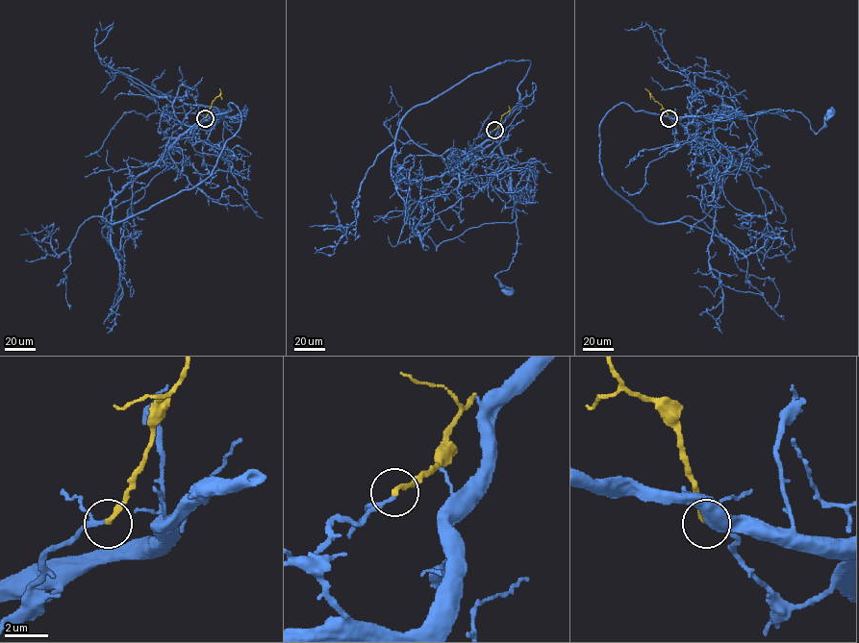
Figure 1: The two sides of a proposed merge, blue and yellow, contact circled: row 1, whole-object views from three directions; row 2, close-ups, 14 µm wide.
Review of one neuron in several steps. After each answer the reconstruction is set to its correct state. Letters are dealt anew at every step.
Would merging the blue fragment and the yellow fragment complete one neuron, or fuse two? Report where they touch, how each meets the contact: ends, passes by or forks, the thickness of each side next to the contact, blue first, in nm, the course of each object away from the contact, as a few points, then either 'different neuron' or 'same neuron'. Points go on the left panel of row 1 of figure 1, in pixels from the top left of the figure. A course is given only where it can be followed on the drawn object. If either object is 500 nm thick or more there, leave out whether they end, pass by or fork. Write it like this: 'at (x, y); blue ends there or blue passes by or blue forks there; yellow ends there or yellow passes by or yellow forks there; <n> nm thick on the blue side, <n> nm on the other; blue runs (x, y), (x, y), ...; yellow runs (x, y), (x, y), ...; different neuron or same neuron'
at (205, 118); blue passes by; yellow ends there; 140 nm thick on the blue side, 220 nm on the other; blue runs (205, 117), (200, 124), (210, 116), (220, 118), (229, 109), (206, 134), (219, 113); yellow runs (205, 118), (213, 101), (220, 93), (219, 88); same neuron

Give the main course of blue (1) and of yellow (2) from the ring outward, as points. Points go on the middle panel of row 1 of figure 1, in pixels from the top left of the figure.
1: (494, 130), (490, 136), (498, 144), (507, 162), (517, 216), (515, 256), (507, 270), (495, 276), (509, 291)
2: (494, 130), (501, 116), (510, 111), (508, 106)

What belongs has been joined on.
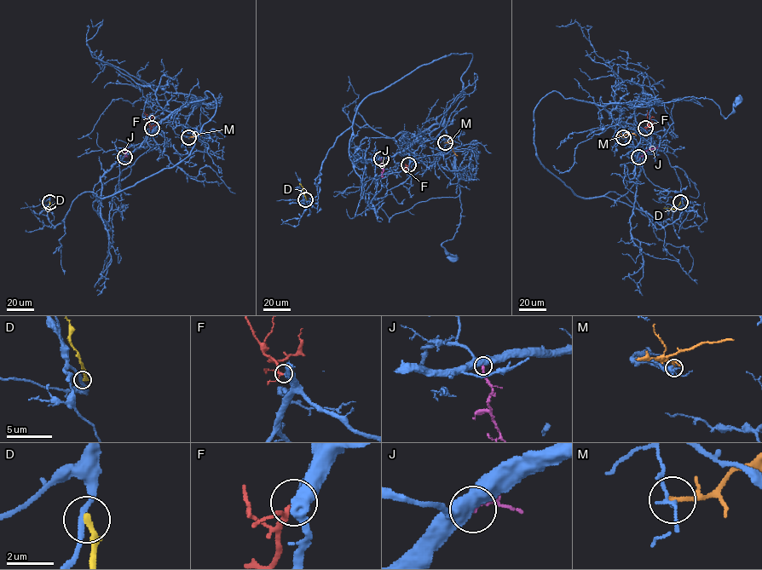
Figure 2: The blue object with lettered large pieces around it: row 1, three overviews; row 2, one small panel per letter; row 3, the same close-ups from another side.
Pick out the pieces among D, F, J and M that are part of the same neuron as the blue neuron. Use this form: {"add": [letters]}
{"add": ["F"]}

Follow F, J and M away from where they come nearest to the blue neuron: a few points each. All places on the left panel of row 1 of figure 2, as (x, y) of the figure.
F: (152, 128), (143, 112)
J: (124, 156), (127, 146)
M: (188, 138), (197, 133), (201, 135)

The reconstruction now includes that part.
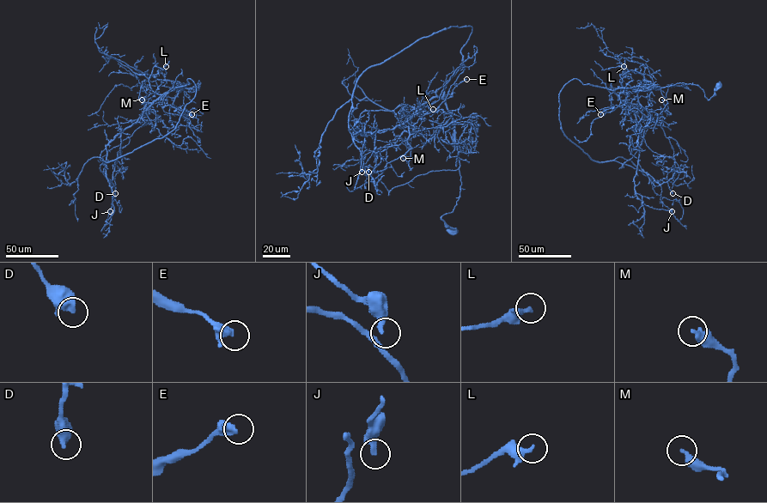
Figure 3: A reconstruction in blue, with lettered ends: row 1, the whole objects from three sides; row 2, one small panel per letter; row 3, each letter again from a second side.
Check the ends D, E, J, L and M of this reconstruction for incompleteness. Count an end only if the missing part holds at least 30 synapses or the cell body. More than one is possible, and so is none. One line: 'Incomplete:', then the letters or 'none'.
Incomplete: none

